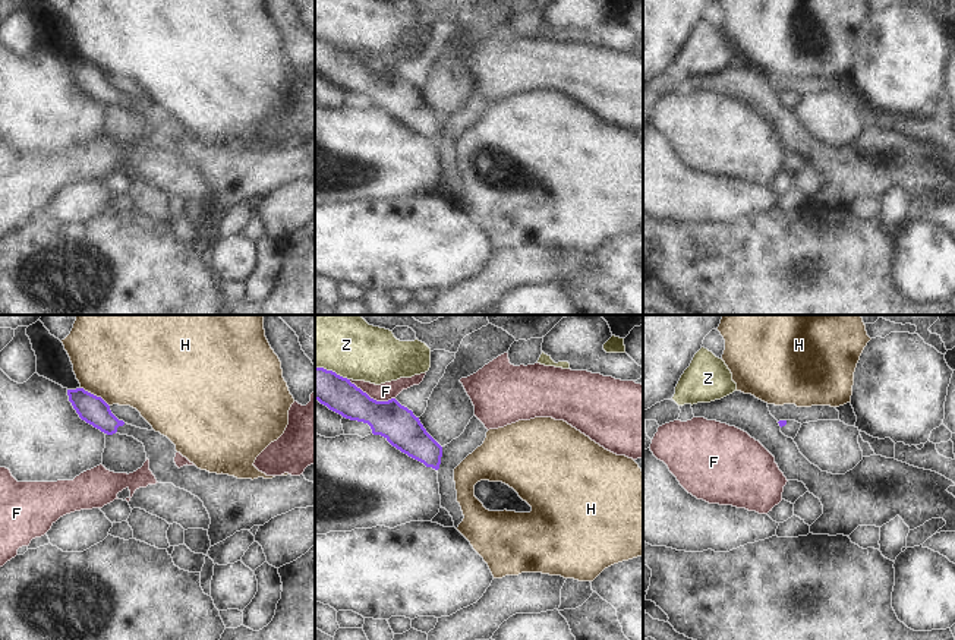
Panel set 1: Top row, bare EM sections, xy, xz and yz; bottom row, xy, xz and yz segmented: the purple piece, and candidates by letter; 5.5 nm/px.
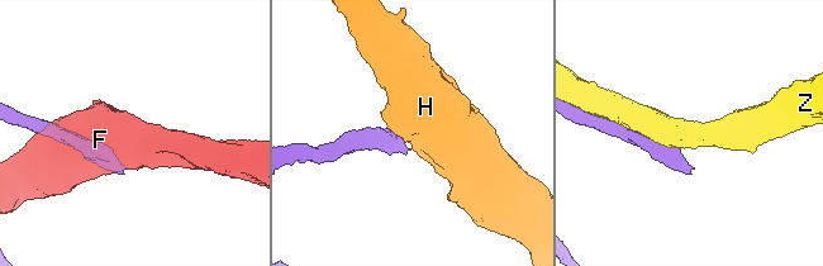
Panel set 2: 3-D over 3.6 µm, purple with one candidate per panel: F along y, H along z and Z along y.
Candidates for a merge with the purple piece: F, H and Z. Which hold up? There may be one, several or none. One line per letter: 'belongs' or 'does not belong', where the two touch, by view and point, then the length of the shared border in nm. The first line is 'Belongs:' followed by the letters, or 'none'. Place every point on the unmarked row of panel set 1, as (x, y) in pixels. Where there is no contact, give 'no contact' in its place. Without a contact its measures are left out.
Belongs: none
F: does not belong; meets purple in xz at (372, 71); contact 280 nm long
H: does not belong; meets purple in xy at (95, 68); contact 190 nm long
Z: does not belong; meets purple in xz at (331, 43); contact 200 nm long

